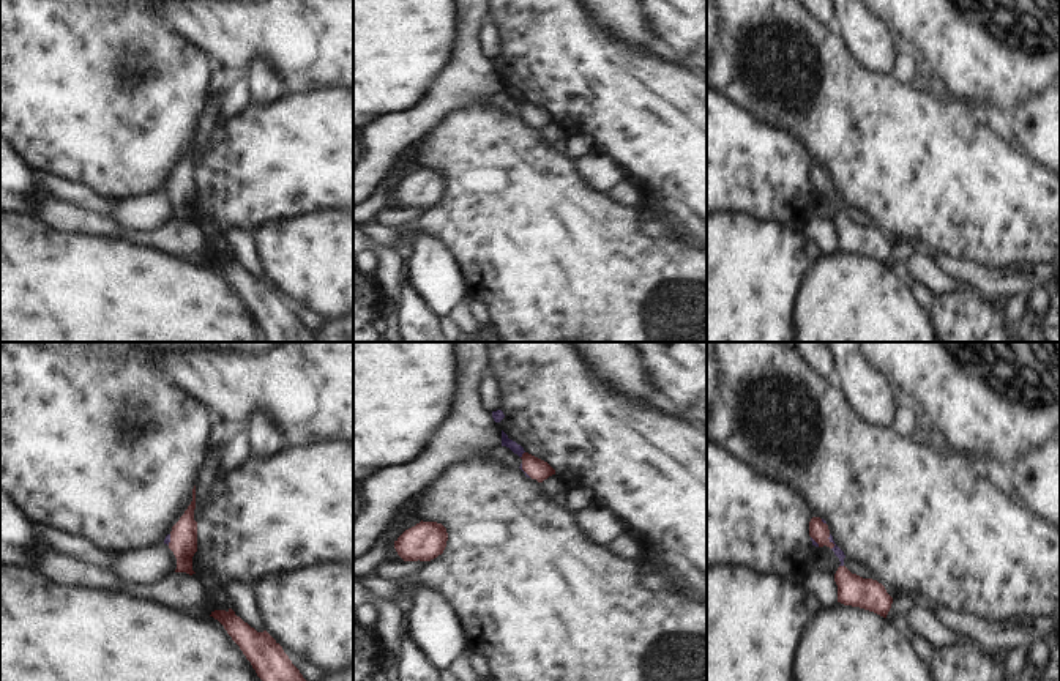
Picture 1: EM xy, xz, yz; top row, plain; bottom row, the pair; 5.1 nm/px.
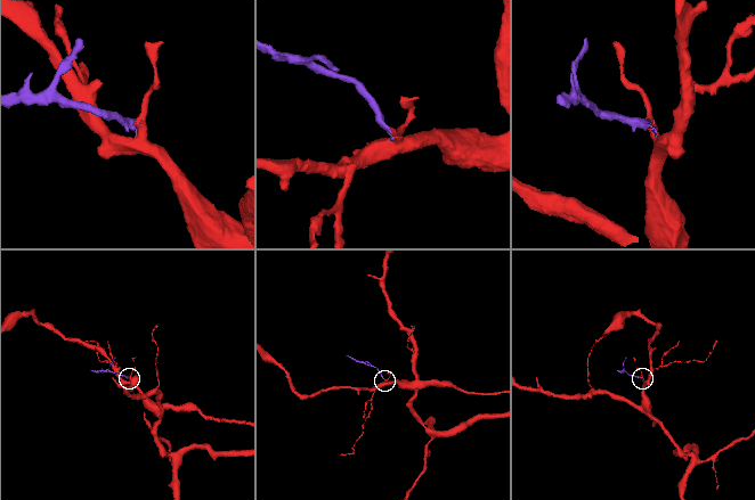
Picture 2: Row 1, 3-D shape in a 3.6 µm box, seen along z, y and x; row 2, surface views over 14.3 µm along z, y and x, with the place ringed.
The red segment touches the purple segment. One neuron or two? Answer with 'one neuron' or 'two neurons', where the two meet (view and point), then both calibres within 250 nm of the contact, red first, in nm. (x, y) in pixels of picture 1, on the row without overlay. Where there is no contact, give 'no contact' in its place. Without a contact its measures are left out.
one neuron | yz (832, 189) | 100/50 nm

